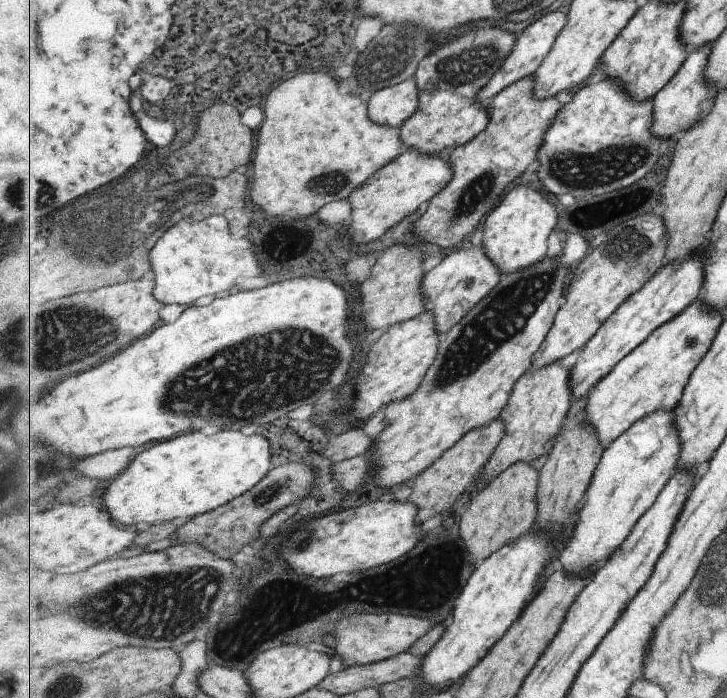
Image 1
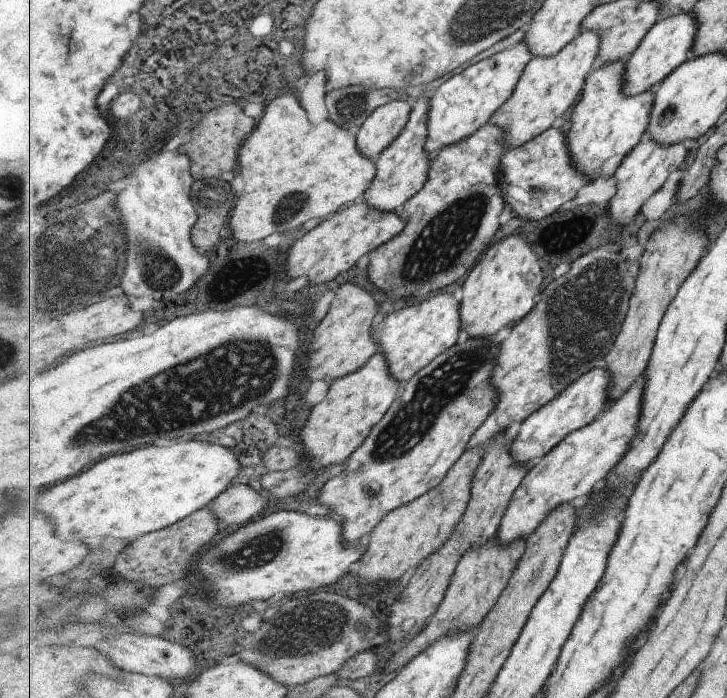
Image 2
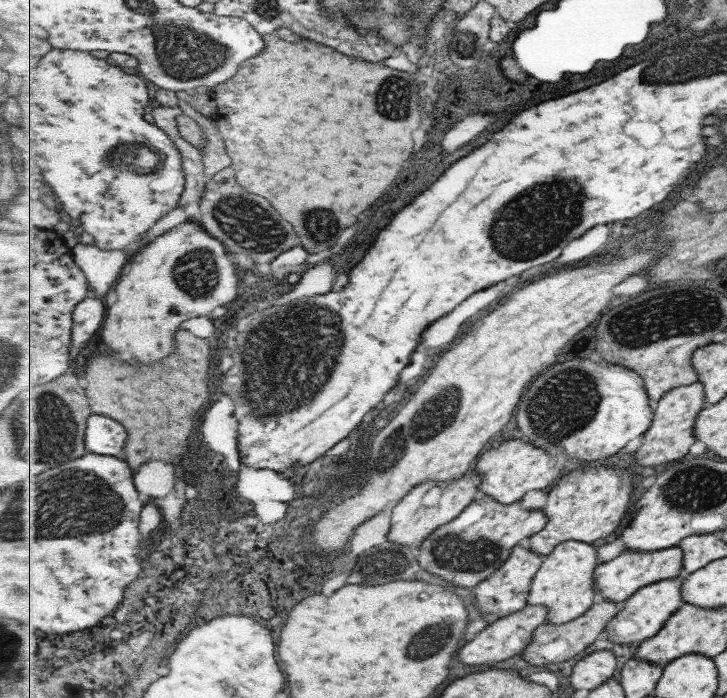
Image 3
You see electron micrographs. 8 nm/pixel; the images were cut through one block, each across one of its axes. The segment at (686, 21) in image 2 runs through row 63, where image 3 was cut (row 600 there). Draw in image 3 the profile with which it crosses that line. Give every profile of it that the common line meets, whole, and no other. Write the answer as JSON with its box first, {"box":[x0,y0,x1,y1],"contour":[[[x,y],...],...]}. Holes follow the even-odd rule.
{"box":[603,574,688,644],"contour":[[[682,574],[639,590],[634,596],[631,596],[631,599],[623,602],[623,610],[611,620],[603,637],[612,642],[623,644],[645,642],[647,639],[658,635],[671,616],[685,604],[683,586],[688,576]]]}

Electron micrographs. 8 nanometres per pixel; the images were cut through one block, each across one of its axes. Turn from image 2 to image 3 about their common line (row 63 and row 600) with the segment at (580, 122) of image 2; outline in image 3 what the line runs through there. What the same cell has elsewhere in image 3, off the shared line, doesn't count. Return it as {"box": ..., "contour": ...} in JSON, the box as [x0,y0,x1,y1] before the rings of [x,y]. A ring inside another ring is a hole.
{"box":[595,546,686,603],"contour":[[[681,546],[658,551],[624,549],[615,559],[599,566],[596,572],[595,590],[599,592],[600,600],[623,603],[644,587],[681,576],[685,560],[686,554],[683,553]]]}

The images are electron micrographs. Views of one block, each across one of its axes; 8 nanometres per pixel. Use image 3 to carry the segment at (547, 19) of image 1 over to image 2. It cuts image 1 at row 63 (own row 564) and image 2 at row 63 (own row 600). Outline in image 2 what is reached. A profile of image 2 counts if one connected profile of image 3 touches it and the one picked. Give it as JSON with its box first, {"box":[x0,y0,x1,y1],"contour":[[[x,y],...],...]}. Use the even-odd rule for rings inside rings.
{"box":[427,39,533,158],"contour":[[[523,39],[509,48],[485,58],[473,66],[465,68],[459,74],[451,76],[431,97],[431,112],[429,112],[427,152],[433,158],[444,147],[457,144],[469,136],[473,136],[511,99],[523,72],[533,58],[531,48]]]}

